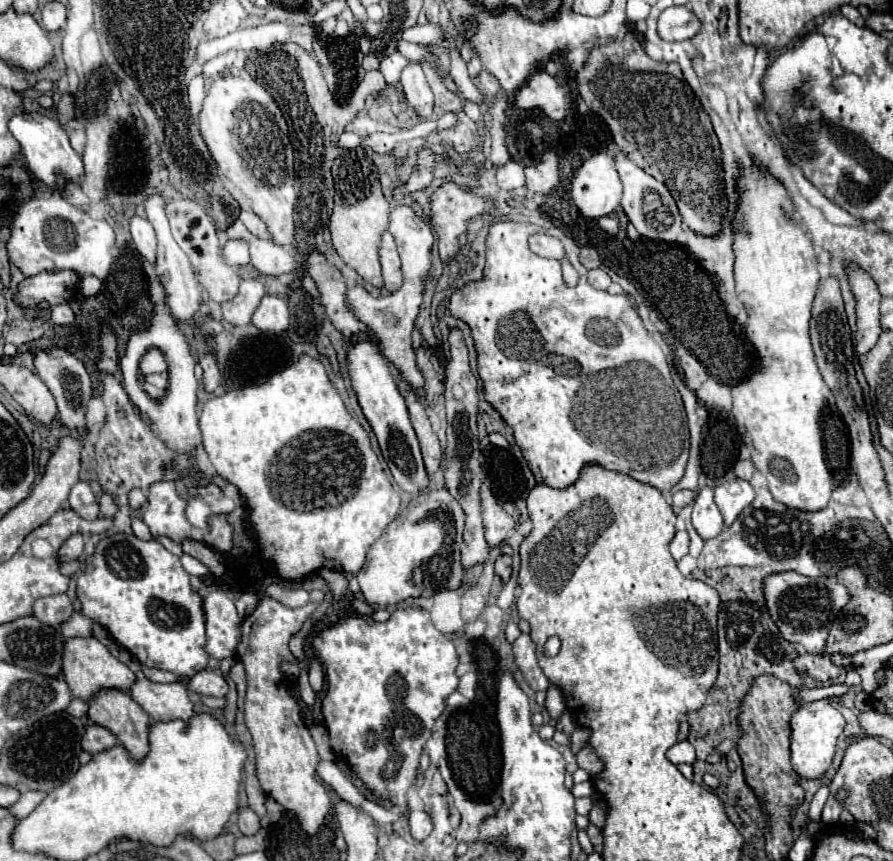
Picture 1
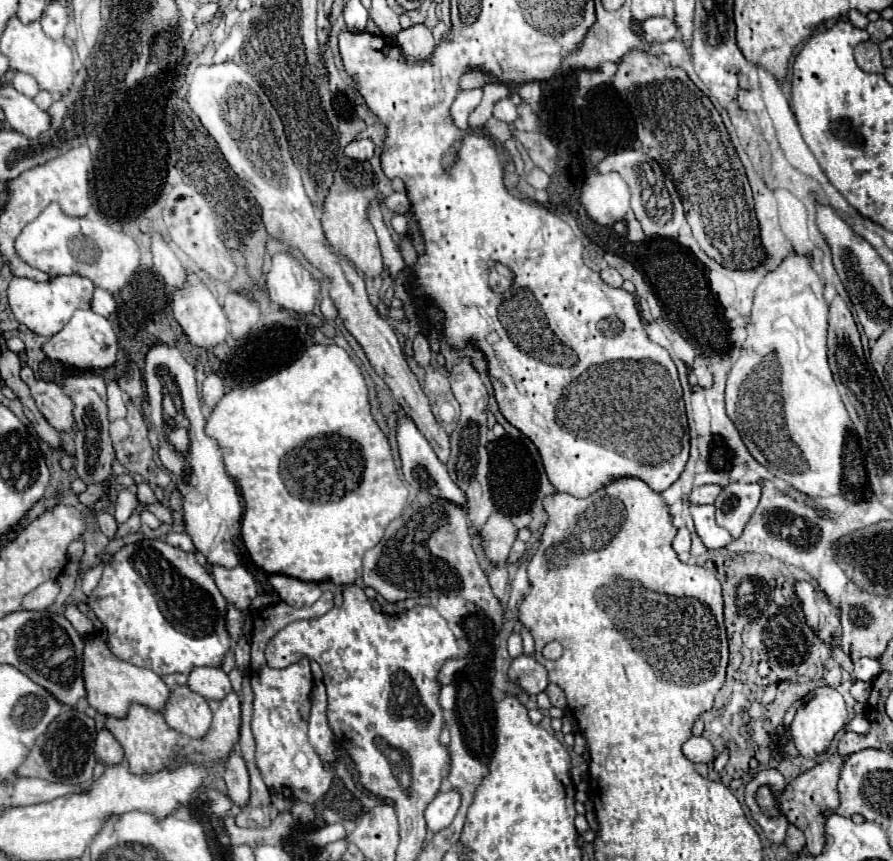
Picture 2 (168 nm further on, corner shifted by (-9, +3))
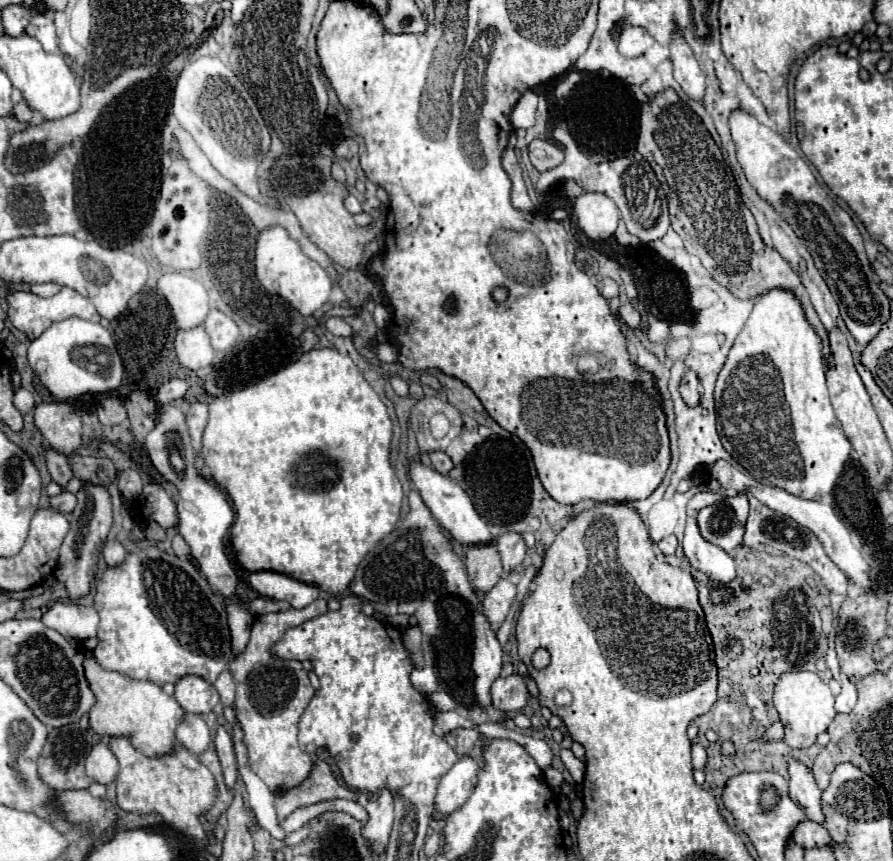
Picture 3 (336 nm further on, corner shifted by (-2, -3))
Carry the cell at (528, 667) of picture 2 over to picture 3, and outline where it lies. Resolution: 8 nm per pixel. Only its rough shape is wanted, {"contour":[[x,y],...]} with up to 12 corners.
{"contour":[[512,674],[492,684],[492,704],[504,712],[526,706],[526,676]]}

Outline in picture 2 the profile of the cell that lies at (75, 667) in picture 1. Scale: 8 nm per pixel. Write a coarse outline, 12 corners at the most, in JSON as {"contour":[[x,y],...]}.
{"contour":[[85,644],[89,706],[125,718],[131,704],[163,712],[171,690],[149,668]]}

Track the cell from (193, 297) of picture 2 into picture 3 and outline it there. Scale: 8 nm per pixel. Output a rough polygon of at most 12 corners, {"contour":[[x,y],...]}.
{"contour":[[204,326],[178,330],[174,348],[190,370],[210,366],[214,348]]}

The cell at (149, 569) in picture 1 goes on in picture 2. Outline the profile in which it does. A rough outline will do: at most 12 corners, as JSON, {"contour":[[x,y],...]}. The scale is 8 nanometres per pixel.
{"contour":[[163,540],[111,556],[87,604],[161,676],[221,666],[227,600]]}

